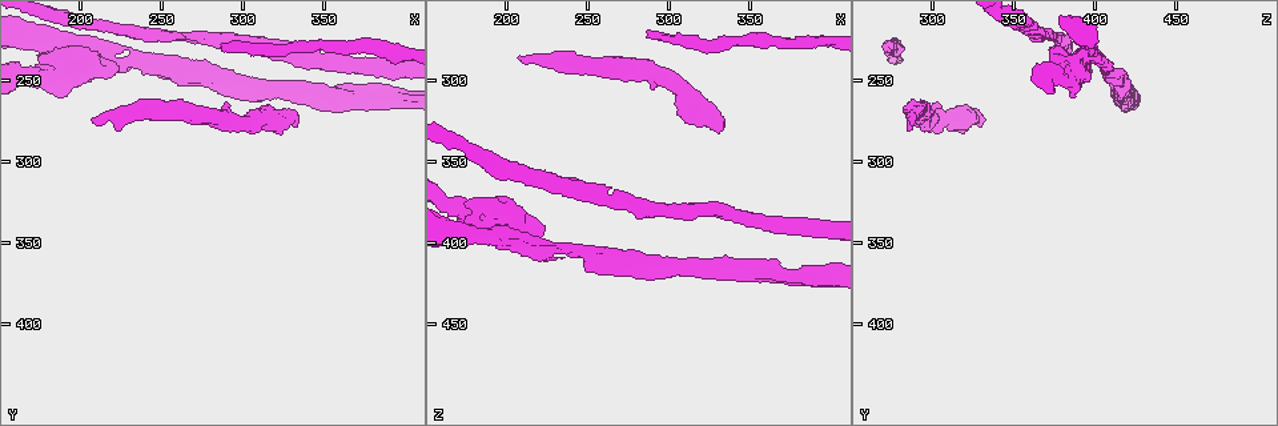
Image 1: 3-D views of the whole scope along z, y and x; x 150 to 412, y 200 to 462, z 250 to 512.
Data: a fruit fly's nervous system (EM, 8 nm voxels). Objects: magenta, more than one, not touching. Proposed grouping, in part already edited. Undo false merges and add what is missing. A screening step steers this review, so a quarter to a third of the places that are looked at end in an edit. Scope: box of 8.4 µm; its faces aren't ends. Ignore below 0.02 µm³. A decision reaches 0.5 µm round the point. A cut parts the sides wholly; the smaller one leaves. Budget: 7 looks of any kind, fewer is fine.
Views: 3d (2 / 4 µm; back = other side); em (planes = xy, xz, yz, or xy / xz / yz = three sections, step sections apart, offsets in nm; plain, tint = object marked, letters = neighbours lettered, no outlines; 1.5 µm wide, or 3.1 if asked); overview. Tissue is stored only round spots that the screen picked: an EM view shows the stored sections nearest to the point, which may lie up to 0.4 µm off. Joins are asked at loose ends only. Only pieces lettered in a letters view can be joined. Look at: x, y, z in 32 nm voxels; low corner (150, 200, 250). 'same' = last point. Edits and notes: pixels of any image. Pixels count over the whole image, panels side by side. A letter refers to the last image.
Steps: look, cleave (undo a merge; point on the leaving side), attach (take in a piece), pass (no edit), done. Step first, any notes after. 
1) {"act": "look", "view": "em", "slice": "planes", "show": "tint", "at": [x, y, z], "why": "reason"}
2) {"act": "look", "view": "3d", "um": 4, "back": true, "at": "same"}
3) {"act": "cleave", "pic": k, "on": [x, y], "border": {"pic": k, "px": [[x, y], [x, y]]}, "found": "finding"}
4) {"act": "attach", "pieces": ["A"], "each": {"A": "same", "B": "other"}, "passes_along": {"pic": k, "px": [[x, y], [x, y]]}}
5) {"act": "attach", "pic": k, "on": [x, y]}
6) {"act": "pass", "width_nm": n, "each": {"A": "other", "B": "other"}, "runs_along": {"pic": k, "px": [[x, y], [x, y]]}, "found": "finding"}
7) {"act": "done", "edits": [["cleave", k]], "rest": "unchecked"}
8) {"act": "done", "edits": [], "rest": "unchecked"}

{"act": "look", "view": "em", "slice": "xy", "step": 8, "show": "letters", "at": [208, 276, 286], "why": "end of a long branch"}

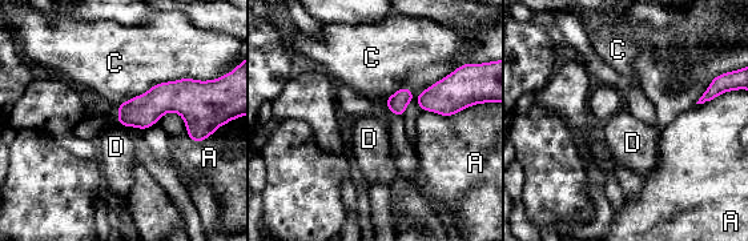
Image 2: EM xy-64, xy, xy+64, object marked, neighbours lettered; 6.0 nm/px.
{"act": "pass", "each": {"A": "other", "C": "other", "D": "other"}, "found": "none of them fits"}

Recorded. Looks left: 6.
{"act": "look", "view": "3d", "um": 4, "at": [288, 226, 268]}

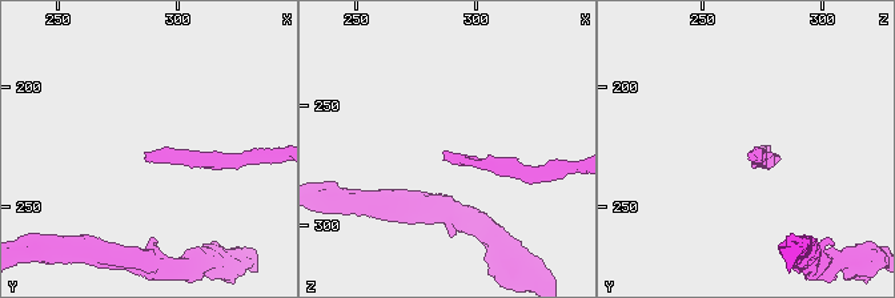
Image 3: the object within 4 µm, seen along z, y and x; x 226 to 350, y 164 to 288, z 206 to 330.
{"act": "look", "view": "em", "slice": "xy", "step": 4, "show": "tint", "at": [287, 228, 269]}

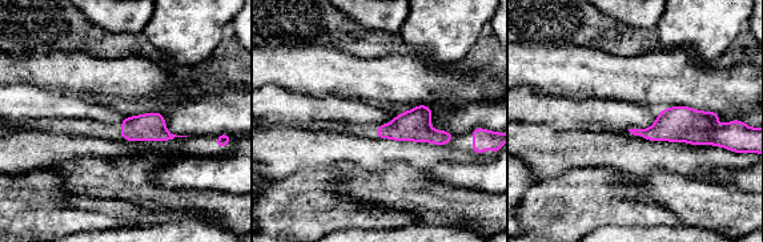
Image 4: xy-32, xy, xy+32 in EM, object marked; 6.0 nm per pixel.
{"act": "look", "view": "em", "slice": "planes", "show": "letters", "at": "same", "why": "cut it another way"}

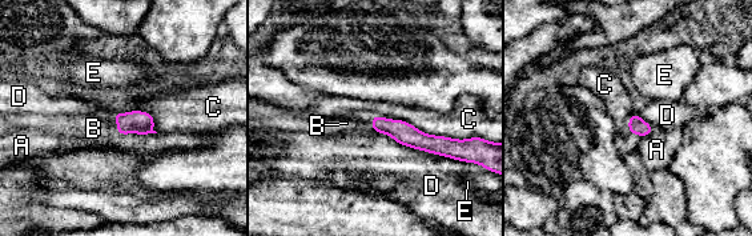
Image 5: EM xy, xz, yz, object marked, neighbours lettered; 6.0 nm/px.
{"act": "attach", "pieces": ["B"], "each": {"A": "other", "B": "same", "C": "other", "D": "other", "E": "other"}, "found": "the neuron continues"}

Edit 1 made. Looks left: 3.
{"act": "done", "edits": [["attach", 5]], "rest": "unchecked"}

